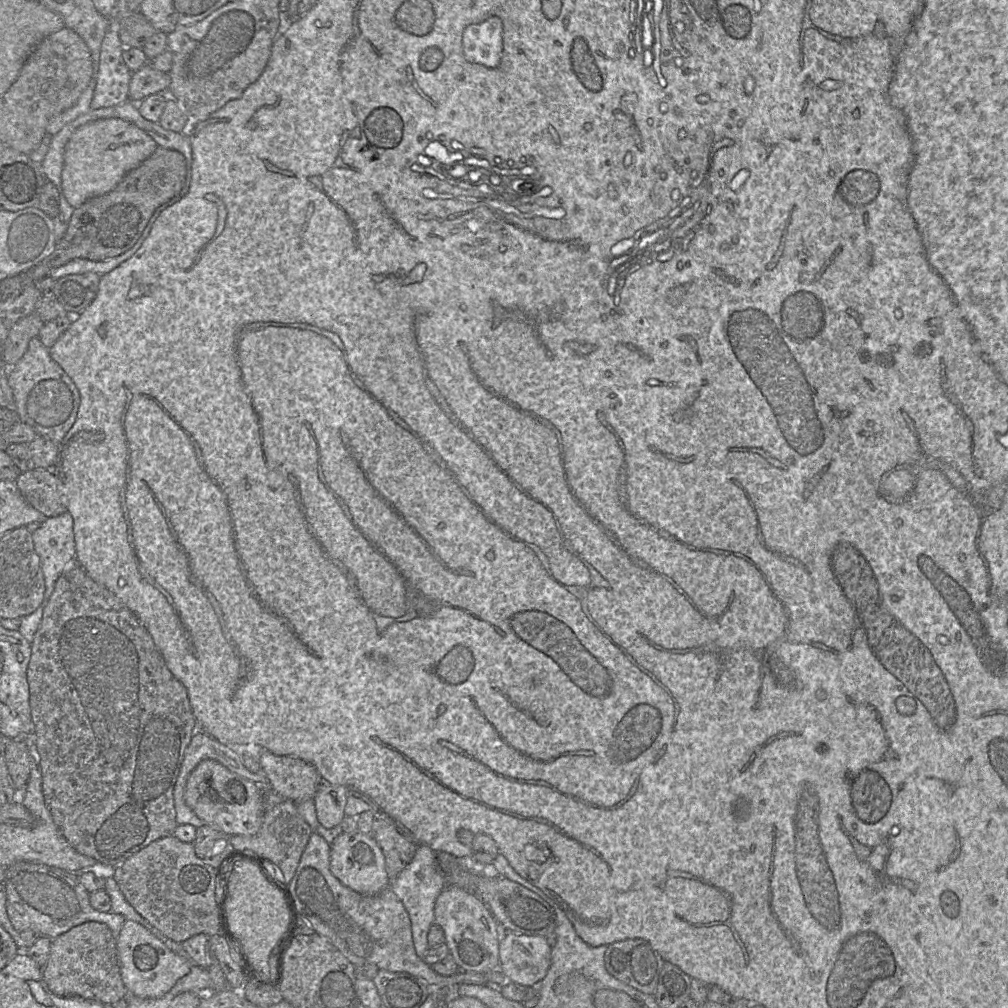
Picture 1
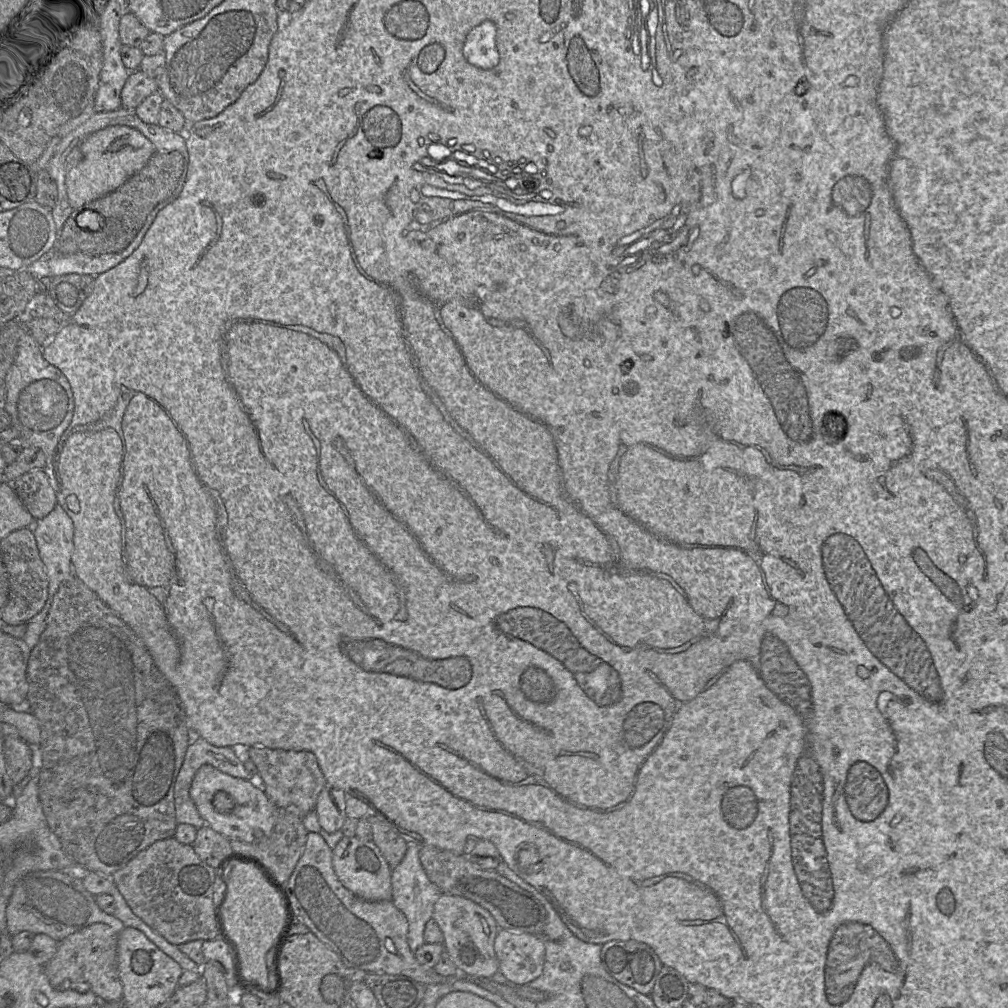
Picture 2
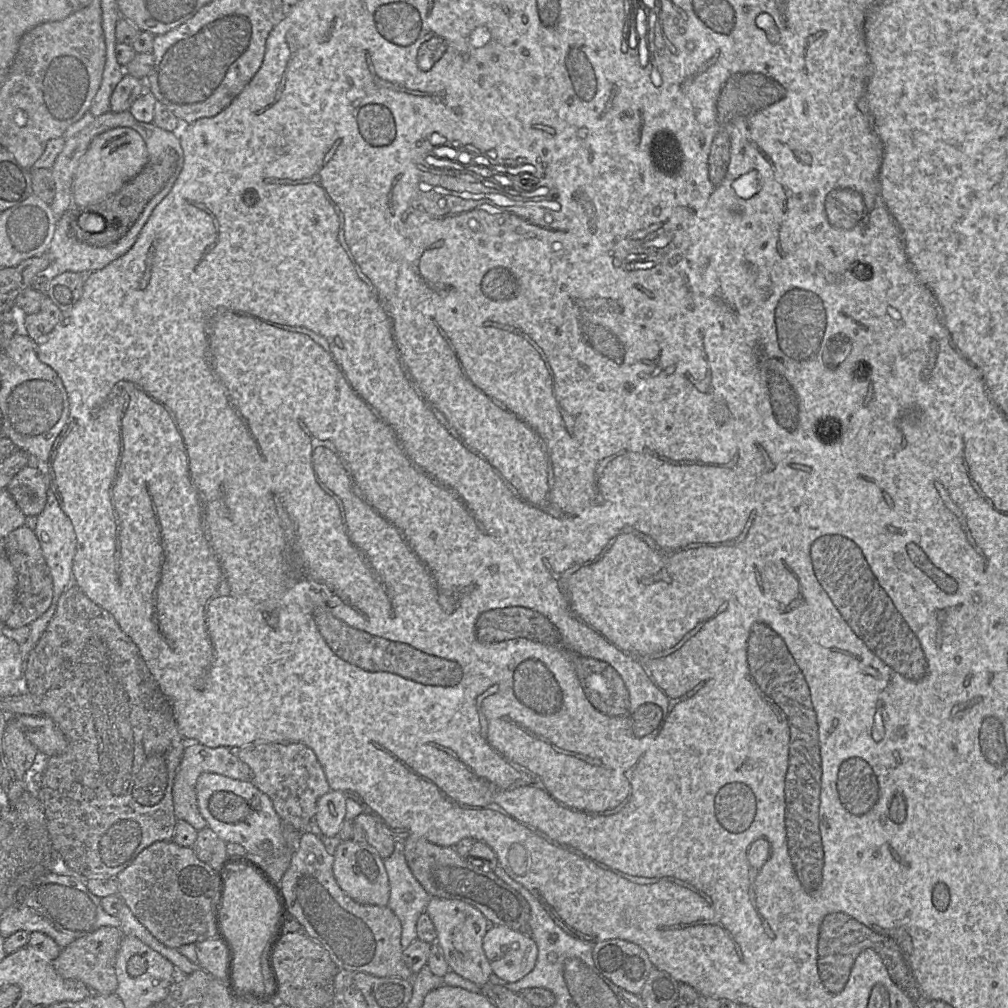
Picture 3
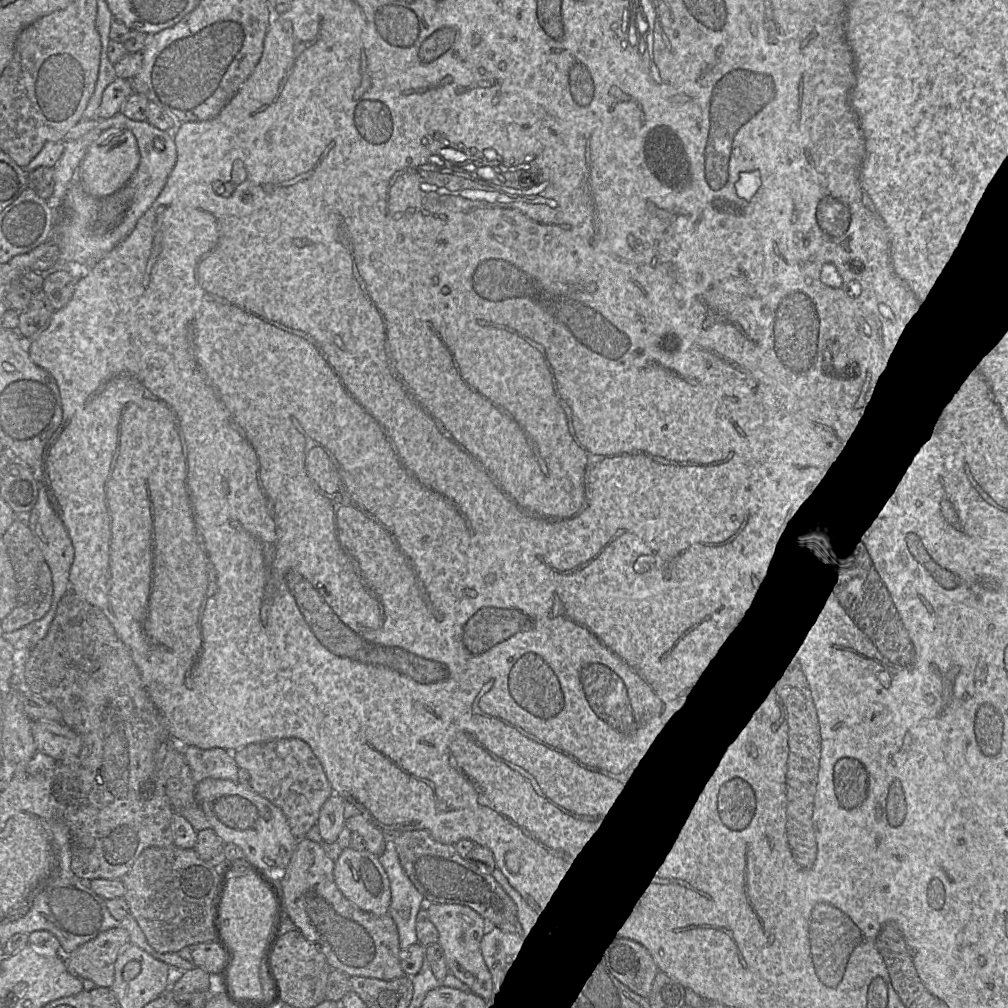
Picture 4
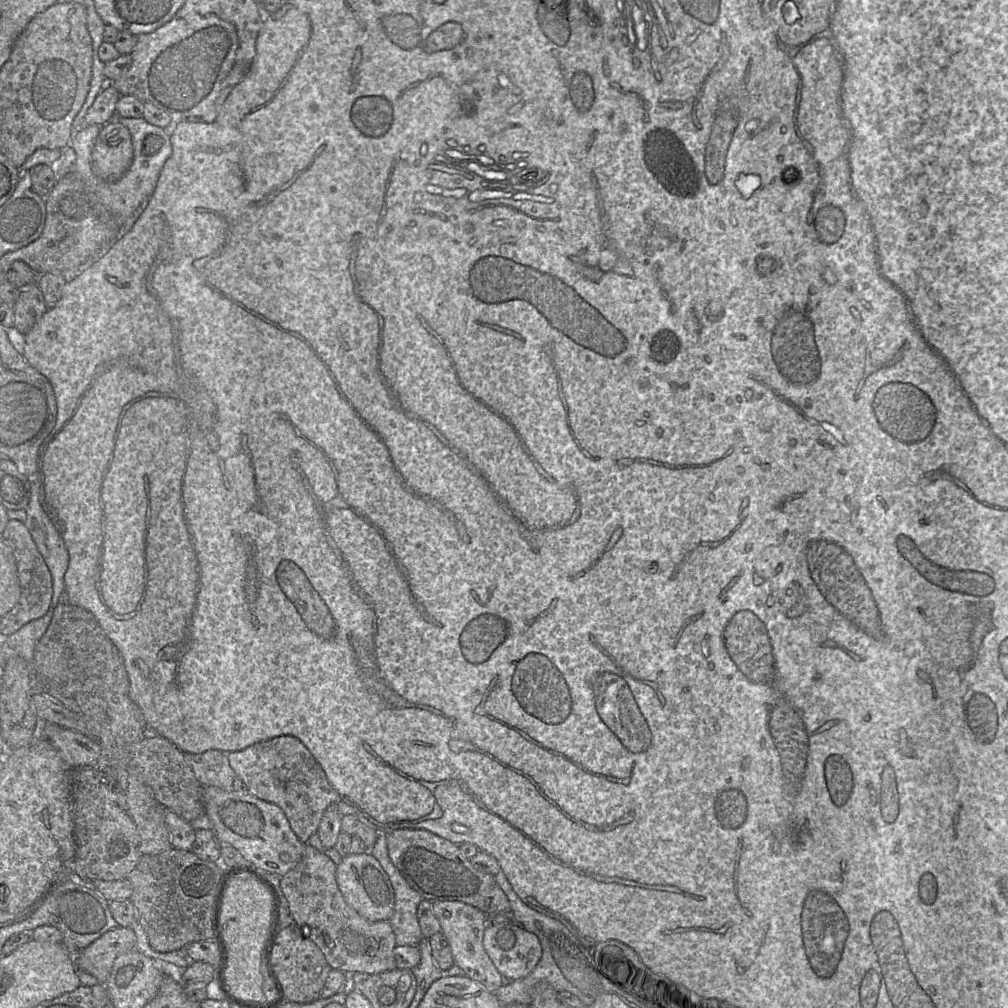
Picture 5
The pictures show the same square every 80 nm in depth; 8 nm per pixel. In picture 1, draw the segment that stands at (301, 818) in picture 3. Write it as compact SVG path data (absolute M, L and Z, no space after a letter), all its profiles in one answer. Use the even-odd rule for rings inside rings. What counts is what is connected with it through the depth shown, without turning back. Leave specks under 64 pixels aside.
M263 751L258 760L268 779L268 787L295 804L313 799L322 783L316 768L300 758Z

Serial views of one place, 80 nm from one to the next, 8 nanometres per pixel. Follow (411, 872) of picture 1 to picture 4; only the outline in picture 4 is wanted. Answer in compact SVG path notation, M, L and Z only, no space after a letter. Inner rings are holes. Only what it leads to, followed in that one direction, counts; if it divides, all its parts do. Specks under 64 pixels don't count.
M393 837L386 838L385 849L378 859L390 884L391 902L388 914L397 926L400 949L405 949L418 942L416 917L427 903L404 872Z

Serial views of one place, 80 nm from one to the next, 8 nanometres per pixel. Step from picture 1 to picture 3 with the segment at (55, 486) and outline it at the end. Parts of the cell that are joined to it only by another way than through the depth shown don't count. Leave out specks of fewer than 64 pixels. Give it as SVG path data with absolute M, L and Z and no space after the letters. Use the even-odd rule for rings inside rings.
M27 465L9 482L7 488L26 516L38 516L47 502L46 476L36 466Z

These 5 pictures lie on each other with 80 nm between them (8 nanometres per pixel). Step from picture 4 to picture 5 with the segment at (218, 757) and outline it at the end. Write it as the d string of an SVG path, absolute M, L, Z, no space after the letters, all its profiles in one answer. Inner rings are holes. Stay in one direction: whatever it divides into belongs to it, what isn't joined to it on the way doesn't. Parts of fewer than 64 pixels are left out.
M214 749L201 754L184 753L184 758L202 787L216 786L233 791L236 774L229 764L229 753Z

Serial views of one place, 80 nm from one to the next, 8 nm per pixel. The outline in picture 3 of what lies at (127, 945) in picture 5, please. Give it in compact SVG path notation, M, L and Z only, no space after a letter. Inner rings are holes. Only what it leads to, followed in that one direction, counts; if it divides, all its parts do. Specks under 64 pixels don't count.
M100 927L62 948L59 956L53 961L53 965L58 974L66 980L80 981L96 994L113 994L118 986L116 959L123 937L118 927Z

